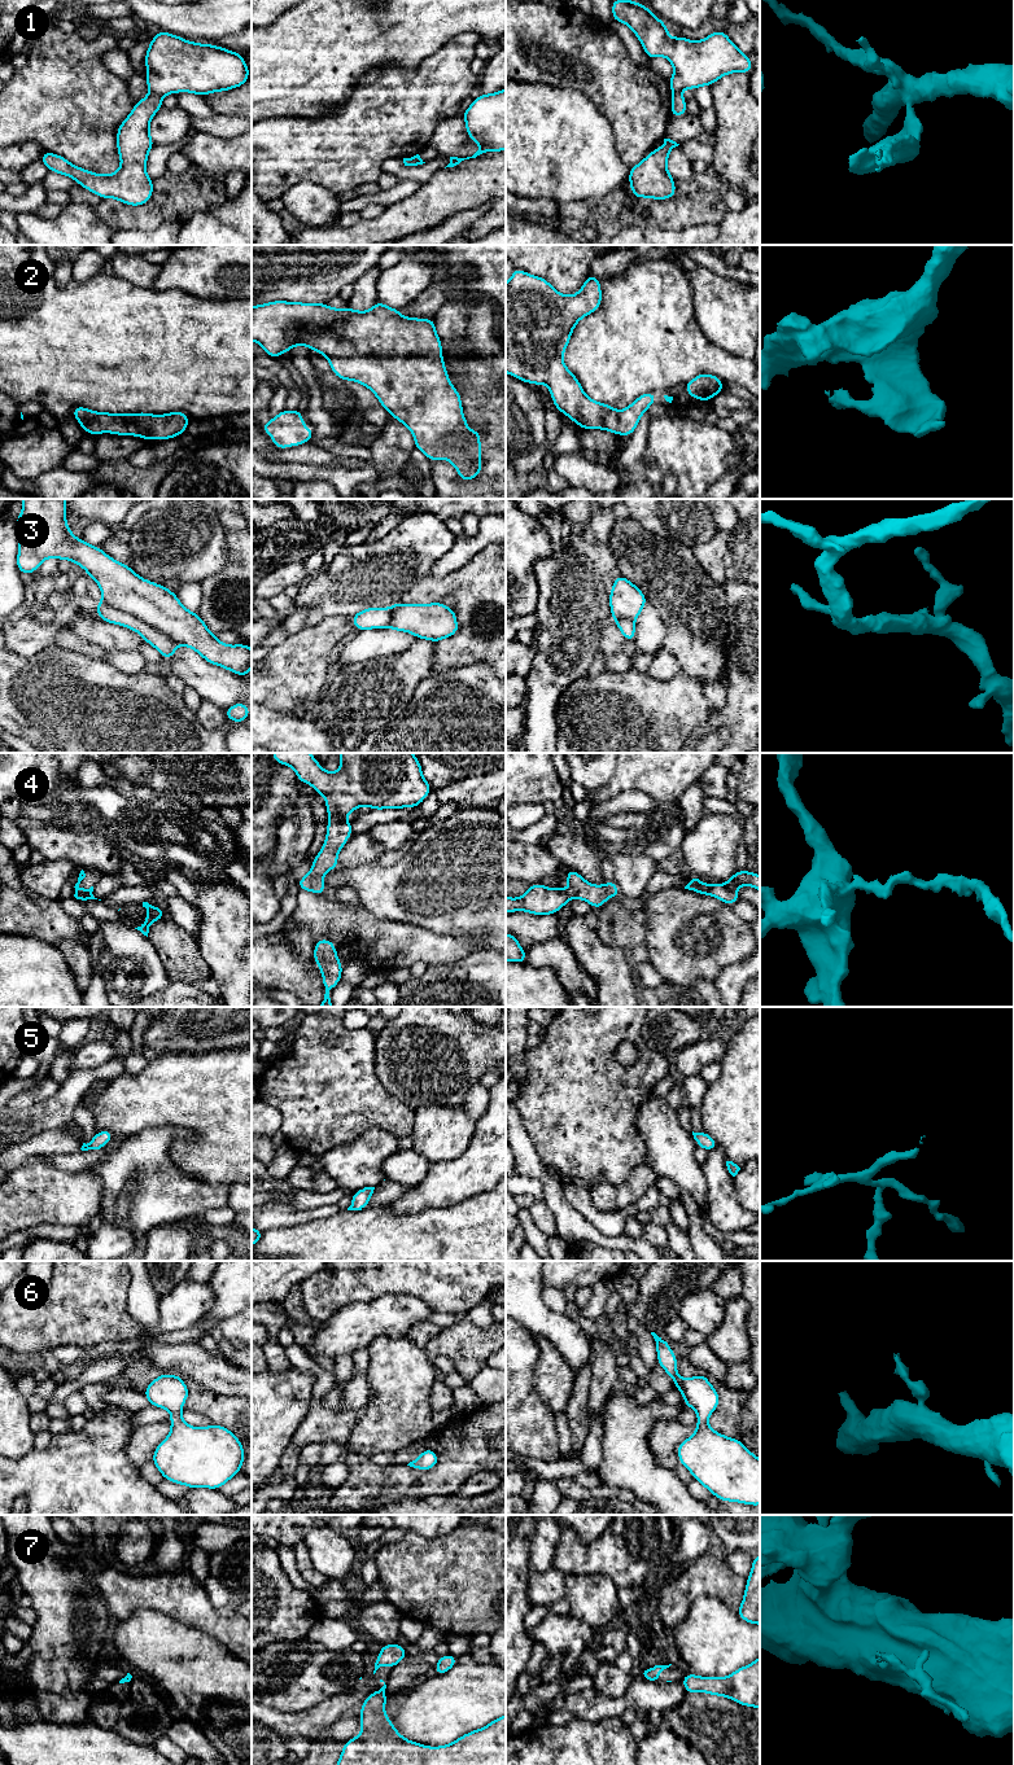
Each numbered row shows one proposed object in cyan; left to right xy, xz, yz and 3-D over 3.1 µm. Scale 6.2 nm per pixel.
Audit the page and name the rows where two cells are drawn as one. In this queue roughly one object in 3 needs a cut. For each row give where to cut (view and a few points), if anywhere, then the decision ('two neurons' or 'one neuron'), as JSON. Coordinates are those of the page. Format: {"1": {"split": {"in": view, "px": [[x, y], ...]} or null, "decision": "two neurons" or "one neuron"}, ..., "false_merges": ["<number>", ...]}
{"1": {"split": {"in": "xy", "px": [[151, 91], [161, 97]]}, "decision": "two neurons"}, "2": {"split": null, "decision": "one neuron"}, "3": {"split": {"in": "xy", "px": [[103, 599], [118, 609], [130, 612], [178, 643]]}, "decision": "two neurons"}, "4": {"split": {"in": "xy", "px": [[75, 892], [91, 893]]}, "decision": "two neurons"}, "5": {"split": null, "decision": "one neuron"}, "6": {"split": null, "decision": "one neuron"}, "7": {"split": {"in": "xz", "px": [[377, 1690], [384, 1693]]}, "decision": "two neurons"}, "false_merges": ["1", "3", "4", "7"]}

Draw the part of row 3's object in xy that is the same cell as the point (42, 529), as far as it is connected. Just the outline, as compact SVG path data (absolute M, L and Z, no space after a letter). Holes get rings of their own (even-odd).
M22 499L22 513L16 520L19 573L32 574L51 557L78 564L97 582L108 605L131 613L175 643L196 651L209 663L249 678L252 649L246 644L219 641L198 613L183 606L176 594L139 577L100 547L75 538L66 522L66 505L65 499Z

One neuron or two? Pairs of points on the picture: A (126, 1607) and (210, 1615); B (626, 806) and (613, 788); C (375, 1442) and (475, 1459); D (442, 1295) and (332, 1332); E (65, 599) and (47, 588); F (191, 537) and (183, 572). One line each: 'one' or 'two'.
A: one
B: two
C: two
D: two
E: two
F: one

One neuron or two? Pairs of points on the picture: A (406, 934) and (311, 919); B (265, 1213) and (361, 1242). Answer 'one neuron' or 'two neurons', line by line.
A: one neuron
B: two neurons

